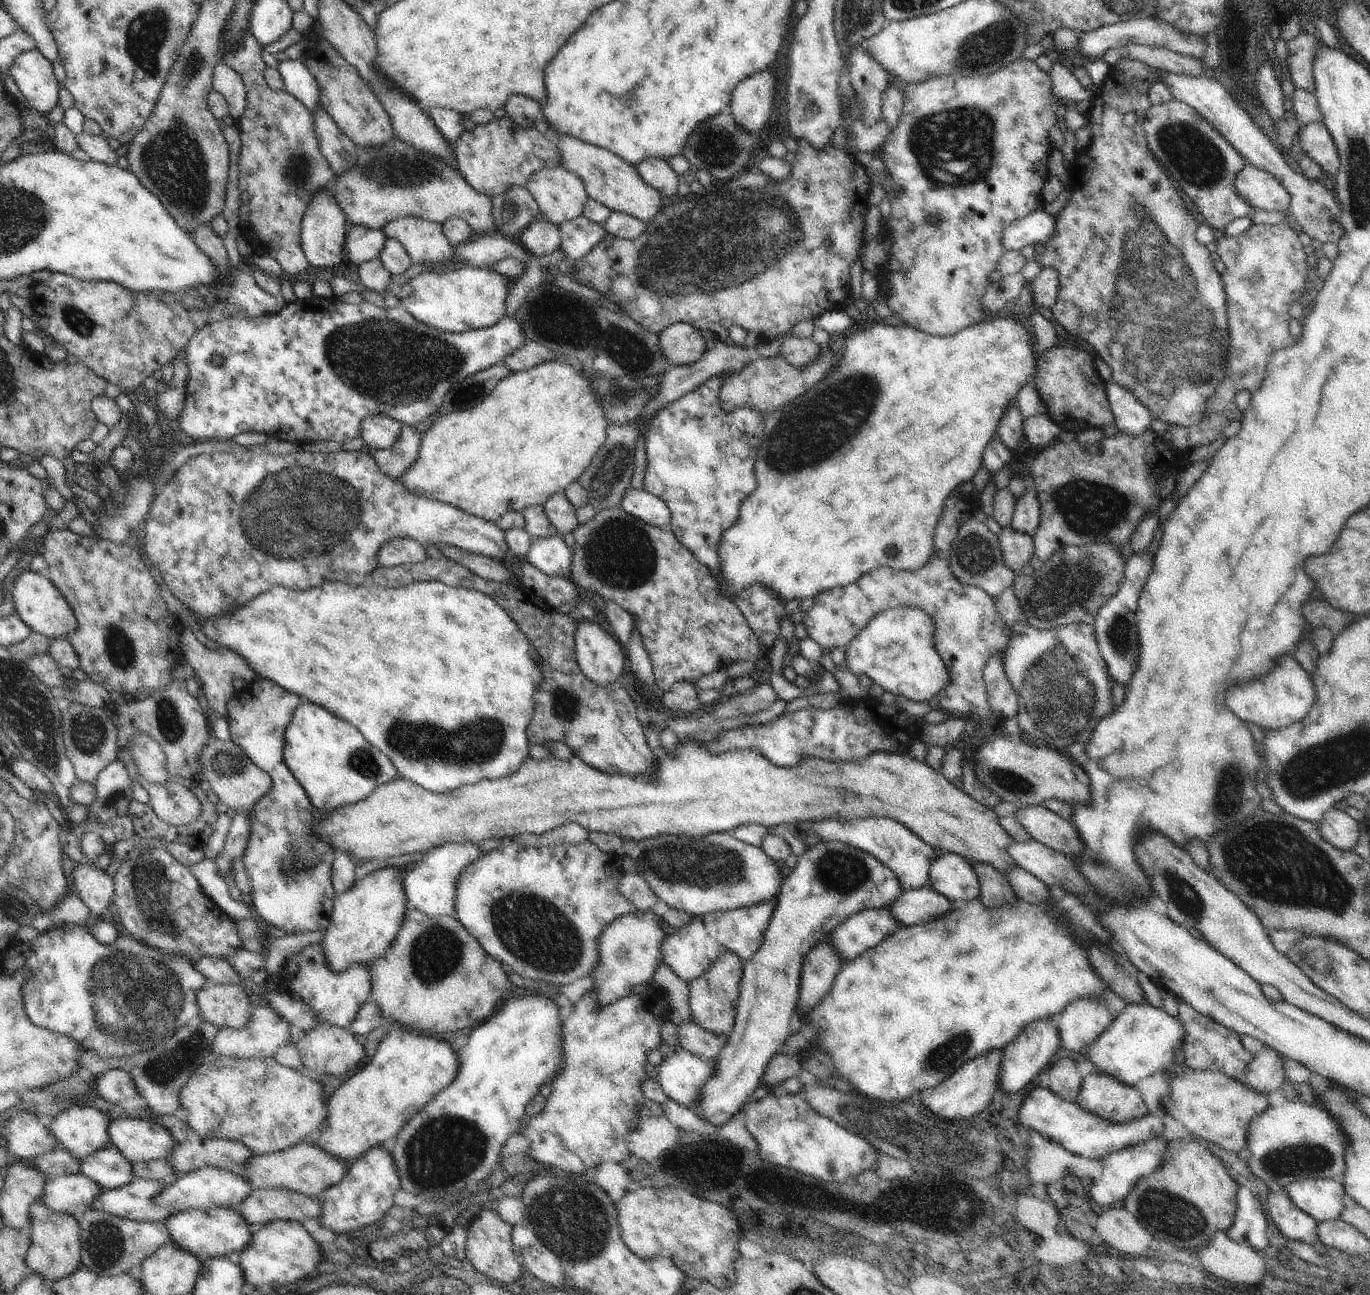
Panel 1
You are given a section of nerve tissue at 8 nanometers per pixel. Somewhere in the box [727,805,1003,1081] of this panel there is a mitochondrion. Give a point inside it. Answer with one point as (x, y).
(841, 873)

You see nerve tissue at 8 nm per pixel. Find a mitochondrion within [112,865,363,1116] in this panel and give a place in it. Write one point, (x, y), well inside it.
(160, 1066)

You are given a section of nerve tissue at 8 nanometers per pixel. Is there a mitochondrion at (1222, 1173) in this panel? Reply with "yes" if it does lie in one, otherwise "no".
no

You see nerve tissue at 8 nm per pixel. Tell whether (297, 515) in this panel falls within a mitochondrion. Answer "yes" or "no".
yes

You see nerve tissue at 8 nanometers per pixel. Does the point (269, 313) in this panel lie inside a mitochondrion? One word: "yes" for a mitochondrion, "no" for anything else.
no

